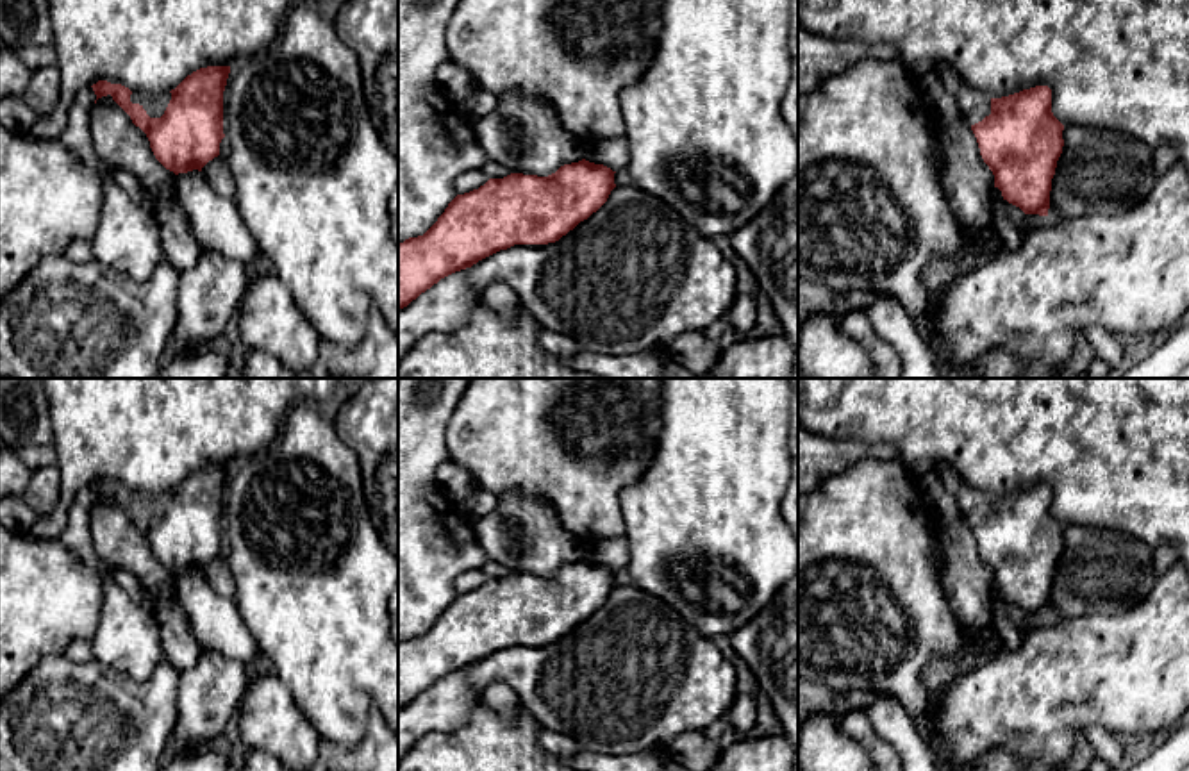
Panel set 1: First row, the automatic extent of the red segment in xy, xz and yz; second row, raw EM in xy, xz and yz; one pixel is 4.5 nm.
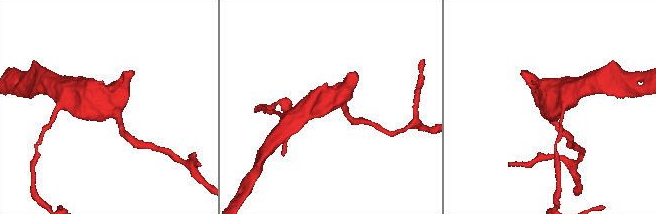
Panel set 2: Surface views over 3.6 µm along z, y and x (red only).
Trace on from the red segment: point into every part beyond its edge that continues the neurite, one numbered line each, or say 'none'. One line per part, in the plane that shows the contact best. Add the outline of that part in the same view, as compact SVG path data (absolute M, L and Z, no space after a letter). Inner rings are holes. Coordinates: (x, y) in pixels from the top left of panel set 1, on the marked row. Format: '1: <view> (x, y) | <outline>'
1: xy (154, 106) | M132 91L130 102L139 104L150 118L161 118L171 100L171 93L146 96Z

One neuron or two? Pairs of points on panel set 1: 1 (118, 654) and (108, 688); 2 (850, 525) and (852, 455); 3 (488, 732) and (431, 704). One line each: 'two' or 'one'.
1: two
2: two
3: two

